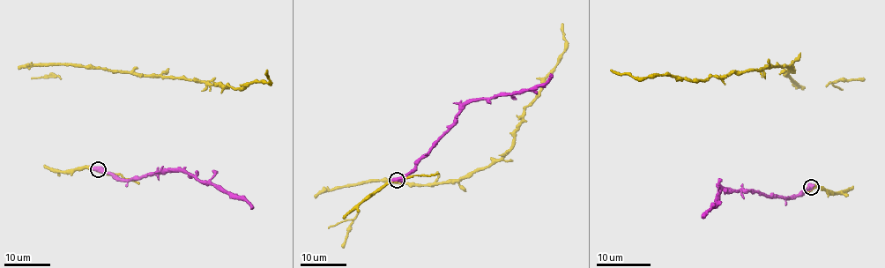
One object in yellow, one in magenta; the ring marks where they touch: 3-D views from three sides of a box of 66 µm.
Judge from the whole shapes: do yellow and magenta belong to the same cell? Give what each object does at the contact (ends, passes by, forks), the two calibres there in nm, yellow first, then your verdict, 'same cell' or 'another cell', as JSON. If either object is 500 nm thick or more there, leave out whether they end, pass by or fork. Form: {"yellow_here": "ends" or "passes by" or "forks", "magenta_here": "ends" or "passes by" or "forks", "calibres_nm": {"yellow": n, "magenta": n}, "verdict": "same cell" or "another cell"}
{"calibres_nm": {"yellow": 200, "magenta": 600}, "verdict": "same cell"}

